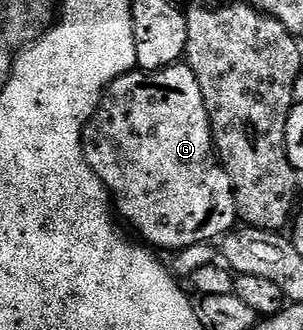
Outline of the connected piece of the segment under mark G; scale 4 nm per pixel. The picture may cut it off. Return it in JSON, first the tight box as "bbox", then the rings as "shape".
{"bbox":[83,63,236,251],"shape":[[[186,63],[170,65],[161,71],[153,71],[152,73],[132,71],[121,75],[112,85],[108,85],[103,90],[103,95],[99,99],[99,105],[95,108],[94,115],[88,119],[87,126],[83,129],[83,154],[89,163],[89,167],[97,175],[97,179],[101,179],[103,188],[107,190],[114,208],[115,205],[119,208],[120,214],[118,213],[118,216],[120,218],[123,216],[148,241],[144,242],[156,250],[171,249],[170,251],[178,251],[194,245],[206,245],[222,238],[236,228],[235,200],[233,199],[231,184],[226,171],[219,163],[215,143],[211,139],[211,124],[209,123],[209,115],[205,111],[205,99],[201,95],[197,75],[193,75],[193,71]]]}

